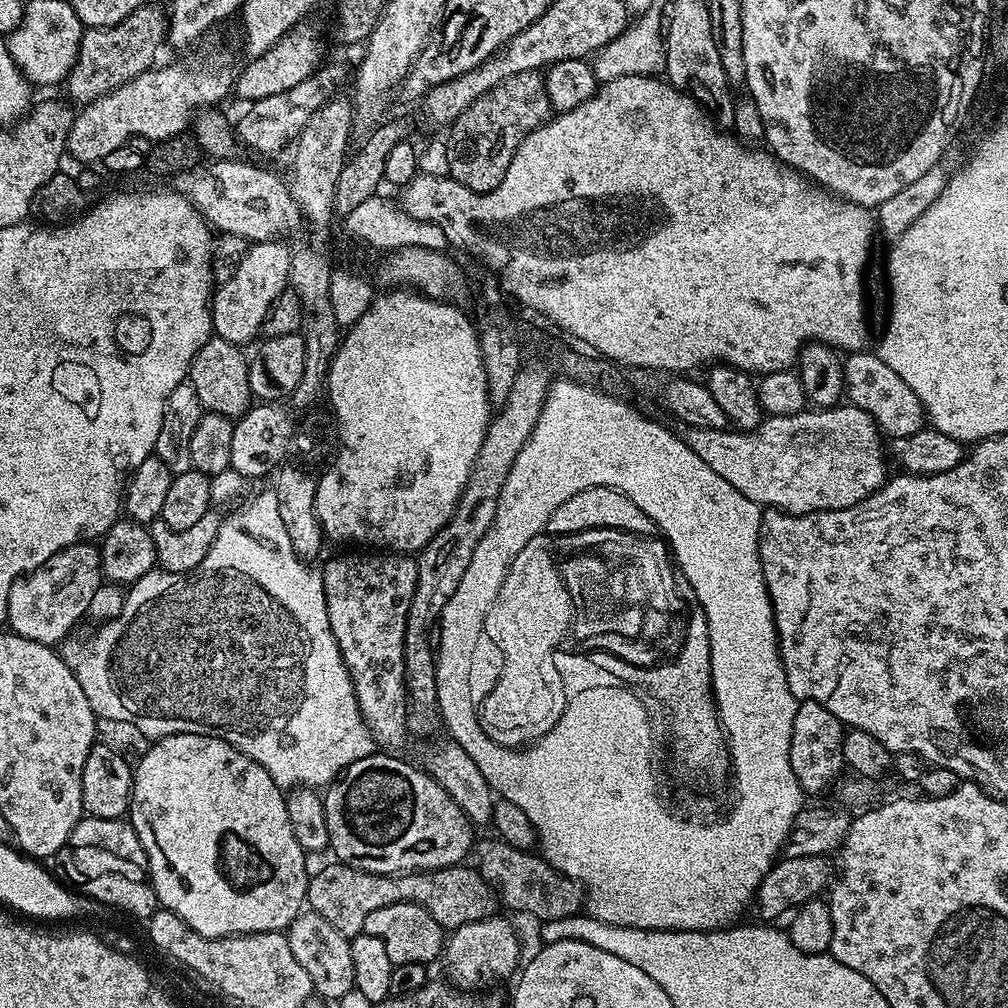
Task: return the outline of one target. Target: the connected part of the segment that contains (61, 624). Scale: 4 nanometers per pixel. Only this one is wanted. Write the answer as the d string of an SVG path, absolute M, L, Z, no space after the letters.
M95 543L71 544L46 561L38 570L14 582L8 599L7 627L16 635L49 646L59 640L88 615L90 598L102 582L100 550Z

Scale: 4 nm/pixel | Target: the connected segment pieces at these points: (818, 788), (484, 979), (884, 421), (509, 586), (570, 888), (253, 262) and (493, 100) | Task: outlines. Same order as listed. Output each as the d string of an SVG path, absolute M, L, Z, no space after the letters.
M801 700L797 703L794 734L790 738L790 766L794 770L794 778L800 783L801 793L824 792L832 783L835 785L841 779L840 772L845 771L842 754L845 731L845 725L834 718L834 714L826 710L826 706L813 700Z
M493 914L488 917L487 920L475 920L474 922L470 922L469 924L464 924L460 928L451 929L450 935L447 937L446 943L444 945L444 950L442 953L442 964L445 964L448 967L448 976L447 979L451 981L453 985L459 986L461 984L461 989L464 990L480 990L483 984L488 984L491 980L504 980L507 976L515 977L517 975L518 969L521 967L522 959L520 960L520 940L516 937L516 928L511 924L508 920L503 920L500 917L500 914Z
M875 351L853 352L844 360L844 396L851 407L868 414L885 437L909 436L925 427L926 413L918 394Z
M544 534L535 536L526 542L526 546L522 546L522 550L518 550L502 582L500 593L484 619L485 632L504 656L504 665L497 684L479 701L480 725L484 733L503 748L519 749L539 740L555 726L558 718L562 718L570 699L569 689L557 681L555 672L552 672L551 665L548 664L548 648L556 643L568 620L568 600L565 600L567 592L562 587L564 576L552 565L552 552L548 549L547 539L549 537Z
M499 838L484 840L475 845L474 867L492 885L499 903L516 912L537 916L537 921L553 920L575 916L582 908L582 889L579 880L563 876L558 869L552 868L543 855L535 851L523 852L504 843Z
M262 240L253 243L246 260L244 260L244 264L242 264L242 268L238 270L238 274L229 275L226 278L227 281L221 287L219 285L213 293L213 298L210 302L213 333L221 340L241 346L246 346L246 343L254 339L256 335L259 337L273 302L289 285L291 262L292 252L289 246L287 248L284 245L284 242Z
M539 71L510 74L486 90L447 129L448 176L472 192L489 192L502 182L516 148L529 132L549 119L550 105Z

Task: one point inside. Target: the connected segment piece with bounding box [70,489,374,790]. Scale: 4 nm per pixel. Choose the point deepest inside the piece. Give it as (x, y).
(245, 653)

